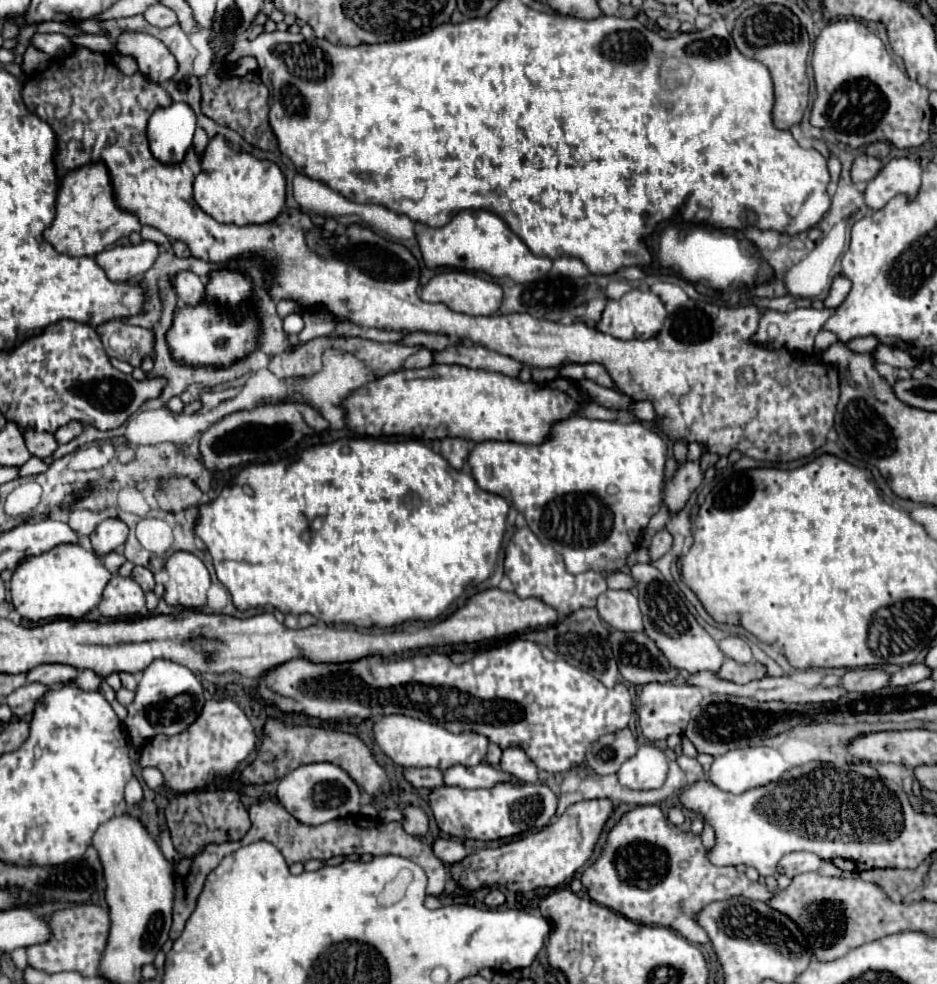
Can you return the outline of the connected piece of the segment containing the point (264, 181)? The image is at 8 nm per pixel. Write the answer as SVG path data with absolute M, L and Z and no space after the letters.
M217 134L203 152L203 172L195 178L195 202L221 224L263 224L279 216L285 206L285 176L271 160L259 160L249 152L233 148L225 136Z

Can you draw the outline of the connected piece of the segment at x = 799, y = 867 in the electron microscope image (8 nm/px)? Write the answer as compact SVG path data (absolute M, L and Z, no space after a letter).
M791 852L791 854L787 854L787 856L783 856L779 860L777 872L785 874L789 878L795 878L799 874L819 870L821 864L823 864L823 860L817 854L811 854L811 852Z

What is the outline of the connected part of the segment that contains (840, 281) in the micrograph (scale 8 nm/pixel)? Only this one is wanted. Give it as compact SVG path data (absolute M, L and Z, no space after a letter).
M835 278L833 284L831 284L831 292L829 292L829 296L825 298L825 306L827 306L827 308L837 308L837 306L841 306L843 300L847 298L849 290L851 290L851 282L849 282L847 278Z

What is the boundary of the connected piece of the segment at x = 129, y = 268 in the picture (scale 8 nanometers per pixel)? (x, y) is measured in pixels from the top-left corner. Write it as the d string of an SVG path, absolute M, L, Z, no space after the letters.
M141 242L139 246L113 246L95 256L97 264L113 282L125 282L133 276L145 274L159 256L155 242Z

